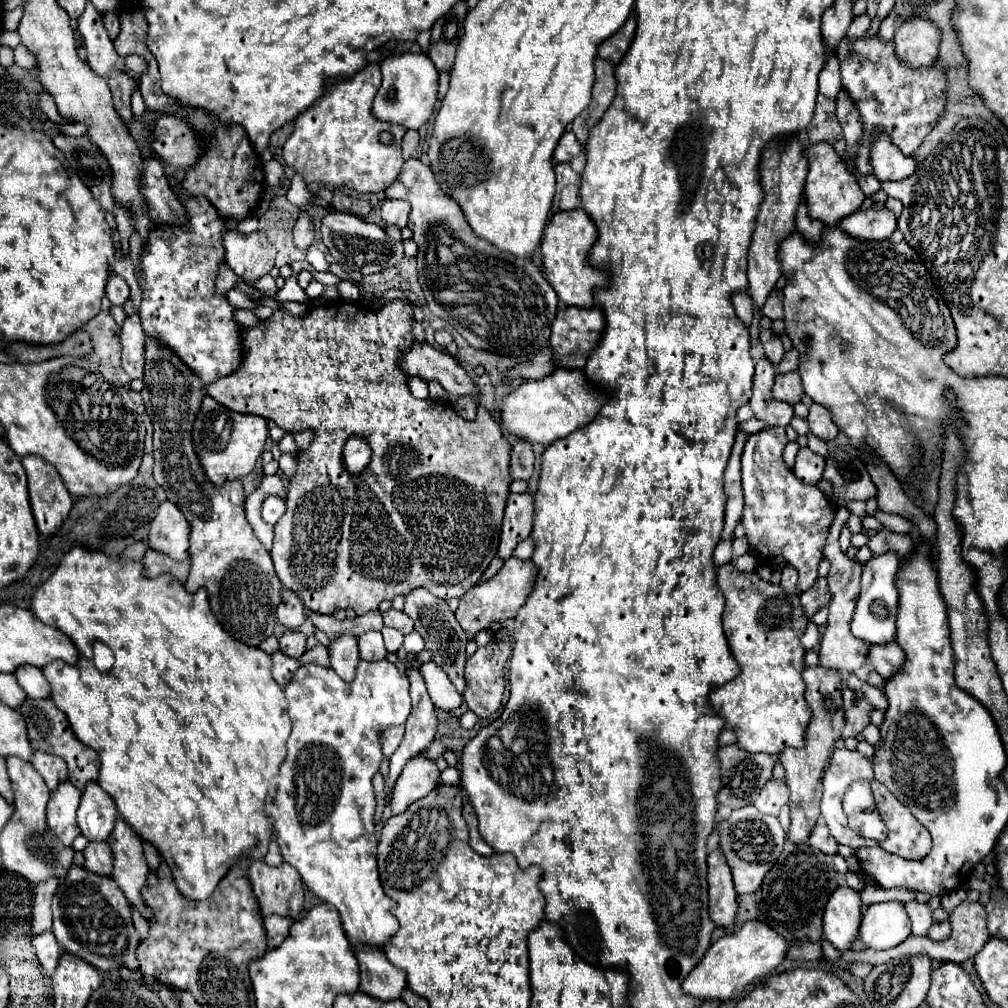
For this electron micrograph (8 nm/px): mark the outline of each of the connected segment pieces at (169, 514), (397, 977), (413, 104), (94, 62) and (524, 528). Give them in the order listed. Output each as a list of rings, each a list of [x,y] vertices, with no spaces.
[[[170,501],[160,503],[158,513],[150,523],[148,545],[172,559],[182,561],[188,557],[188,537],[190,525],[184,513]]]
[[[356,949],[356,957],[360,963],[360,991],[370,993],[370,997],[378,1001],[400,999],[400,993],[406,989],[404,969],[394,967],[380,949]]]
[[[404,53],[396,57],[388,57],[380,63],[382,69],[382,85],[374,99],[372,111],[382,121],[398,123],[406,129],[420,129],[430,115],[434,113],[434,105],[438,99],[438,71],[432,65],[432,59],[424,53]]]
[[[86,1],[86,9],[84,13],[80,15],[78,19],[78,31],[84,35],[86,39],[86,53],[88,53],[88,63],[90,67],[96,71],[96,75],[104,77],[110,91],[112,91],[112,99],[114,99],[114,109],[118,111],[118,115],[124,119],[124,121],[130,121],[132,119],[132,109],[130,109],[130,95],[132,91],[138,87],[138,81],[140,81],[140,75],[146,71],[146,63],[136,55],[130,55],[130,57],[120,57],[116,51],[114,51],[114,45],[112,45],[112,39],[108,37],[106,29],[104,29],[104,23],[102,23],[102,13],[96,11],[96,7]]]
[[[510,493],[504,523],[502,523],[502,535],[500,535],[500,547],[498,557],[502,561],[512,557],[514,547],[526,539],[532,531],[532,515],[534,515],[534,497],[530,493]]]

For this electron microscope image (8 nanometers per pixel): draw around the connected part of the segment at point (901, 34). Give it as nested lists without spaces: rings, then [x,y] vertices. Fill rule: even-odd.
[[[912,17],[898,27],[894,43],[898,57],[910,67],[926,67],[938,57],[940,29],[924,17]]]

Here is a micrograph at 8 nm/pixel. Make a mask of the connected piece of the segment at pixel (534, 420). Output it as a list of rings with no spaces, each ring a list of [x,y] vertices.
[[[558,367],[542,381],[524,381],[516,391],[502,399],[502,427],[530,443],[550,445],[552,441],[568,437],[576,429],[584,427],[586,421],[592,421],[604,399],[604,393],[600,393],[600,389],[592,389],[582,371]]]

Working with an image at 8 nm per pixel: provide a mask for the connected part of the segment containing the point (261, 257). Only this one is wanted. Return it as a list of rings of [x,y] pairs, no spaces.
[[[224,233],[224,249],[228,267],[244,281],[256,281],[270,273],[276,259],[276,249],[262,233]]]

